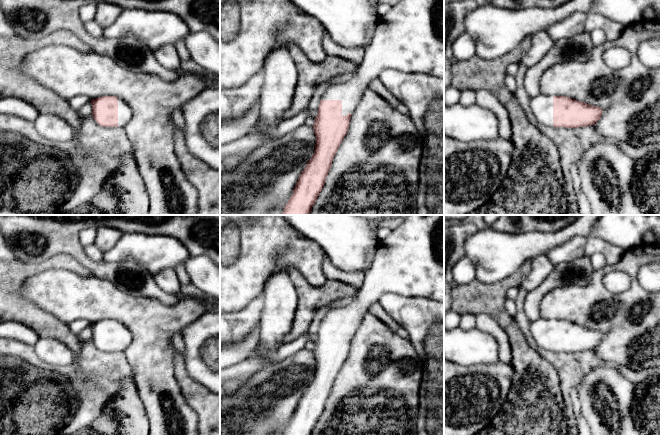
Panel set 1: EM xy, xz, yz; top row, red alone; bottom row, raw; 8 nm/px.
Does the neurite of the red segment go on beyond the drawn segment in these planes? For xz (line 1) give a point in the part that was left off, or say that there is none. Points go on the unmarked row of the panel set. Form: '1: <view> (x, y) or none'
1: xz (410, 262)

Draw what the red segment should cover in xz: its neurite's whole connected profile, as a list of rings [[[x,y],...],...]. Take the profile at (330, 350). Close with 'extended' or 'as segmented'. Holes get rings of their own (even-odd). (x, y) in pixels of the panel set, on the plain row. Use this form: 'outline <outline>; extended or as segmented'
outline [[[444,215],[404,217],[402,224],[381,240],[358,295],[345,305],[329,309],[313,349],[316,361],[314,378],[300,398],[284,435],[311,435],[324,411],[334,380],[348,356],[356,330],[370,306],[378,303],[386,293],[424,297],[444,303]]]; extended

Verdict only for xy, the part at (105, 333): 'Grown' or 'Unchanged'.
Grown

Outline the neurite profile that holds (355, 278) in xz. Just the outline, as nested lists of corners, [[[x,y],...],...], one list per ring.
[[[325,255],[323,261],[323,273],[327,279],[338,280],[360,289],[363,284],[365,273],[359,271],[346,272],[336,268],[331,260]]]

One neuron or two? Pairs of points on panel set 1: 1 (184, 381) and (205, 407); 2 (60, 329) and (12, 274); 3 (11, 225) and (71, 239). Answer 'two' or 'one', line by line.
1: one
2: one
3: one

